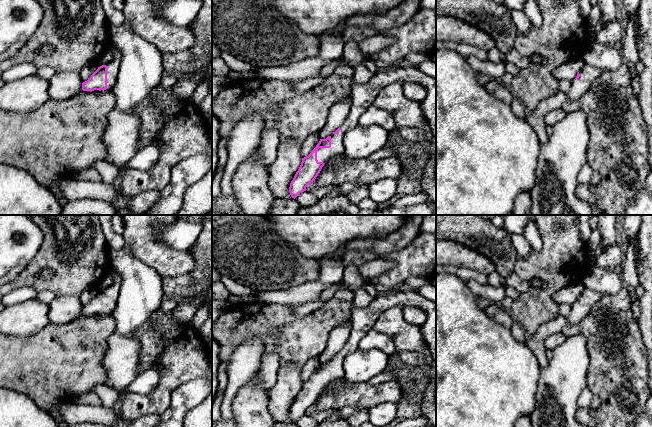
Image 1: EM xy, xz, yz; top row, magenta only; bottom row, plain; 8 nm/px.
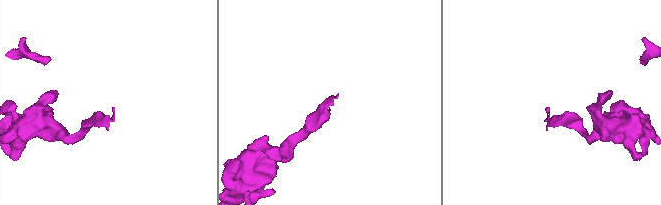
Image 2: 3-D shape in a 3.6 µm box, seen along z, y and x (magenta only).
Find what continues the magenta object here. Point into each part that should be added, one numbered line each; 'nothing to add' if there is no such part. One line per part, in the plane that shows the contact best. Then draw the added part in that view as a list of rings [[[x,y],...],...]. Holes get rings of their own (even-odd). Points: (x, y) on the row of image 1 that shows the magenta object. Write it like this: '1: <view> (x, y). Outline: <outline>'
1: xz (363, 95). Outline: [[[417,67],[389,68],[377,72],[365,83],[351,82],[351,108],[344,122],[340,125],[338,134],[331,135],[331,147],[317,150],[318,162],[326,163],[335,155],[344,153],[343,137],[356,127],[361,115],[373,105],[380,91],[393,82],[414,82],[427,90],[426,97],[421,101],[421,107],[433,136],[436,136],[436,79],[432,78]]]

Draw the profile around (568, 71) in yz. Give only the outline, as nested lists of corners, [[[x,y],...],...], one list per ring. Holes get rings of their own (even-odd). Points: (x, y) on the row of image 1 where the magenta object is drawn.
[[[582,58],[572,60],[570,63],[562,64],[553,71],[553,76],[561,80],[574,80],[585,62]]]

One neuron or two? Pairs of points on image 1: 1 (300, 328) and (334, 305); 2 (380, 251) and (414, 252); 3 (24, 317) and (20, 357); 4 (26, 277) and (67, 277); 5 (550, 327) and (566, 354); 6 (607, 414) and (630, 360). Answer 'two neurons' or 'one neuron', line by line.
1: one neuron
2: two neurons
3: two neurons
4: one neuron
5: two neurons
6: one neuron

